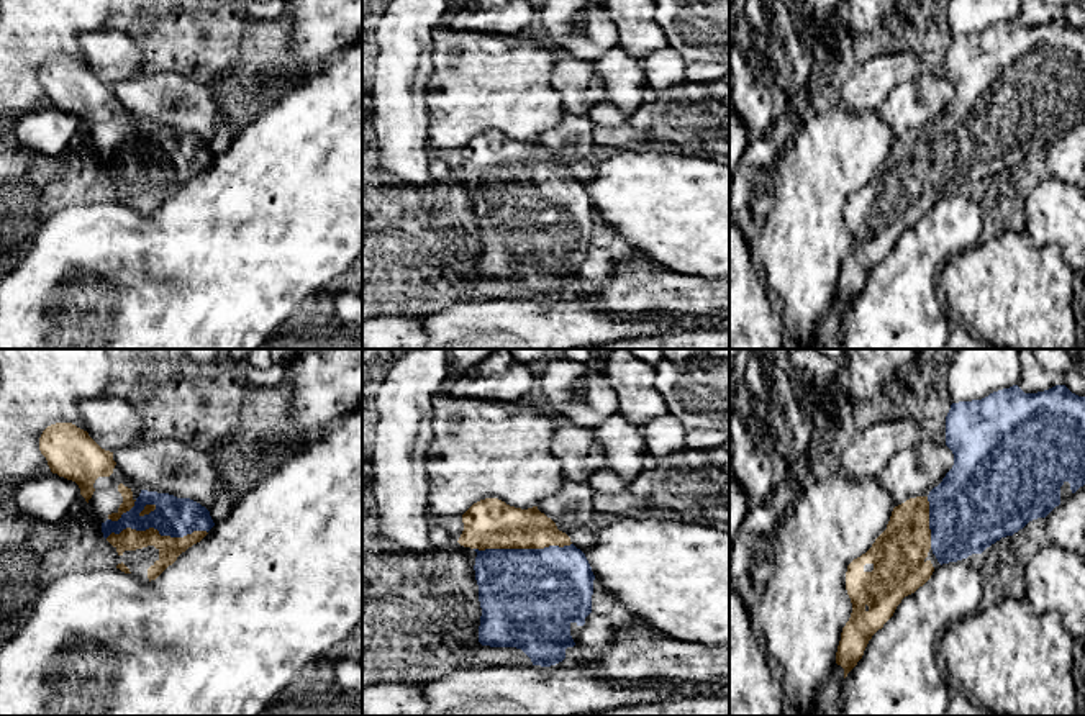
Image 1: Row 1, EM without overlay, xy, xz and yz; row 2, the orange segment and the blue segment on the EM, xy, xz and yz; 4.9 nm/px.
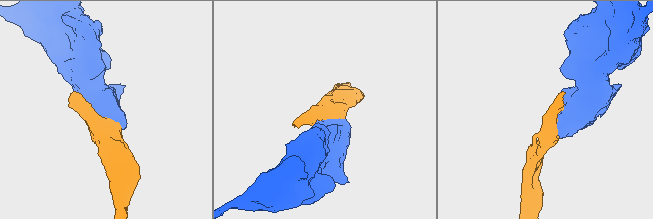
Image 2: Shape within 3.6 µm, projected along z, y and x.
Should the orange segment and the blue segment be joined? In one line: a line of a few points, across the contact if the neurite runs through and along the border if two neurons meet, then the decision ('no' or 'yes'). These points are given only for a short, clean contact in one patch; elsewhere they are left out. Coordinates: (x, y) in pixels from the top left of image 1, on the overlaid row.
yes

